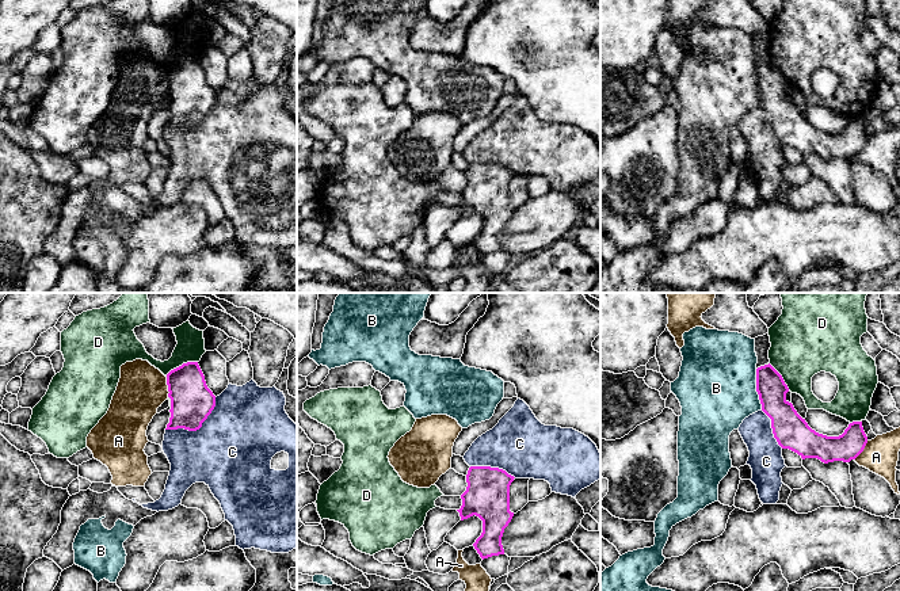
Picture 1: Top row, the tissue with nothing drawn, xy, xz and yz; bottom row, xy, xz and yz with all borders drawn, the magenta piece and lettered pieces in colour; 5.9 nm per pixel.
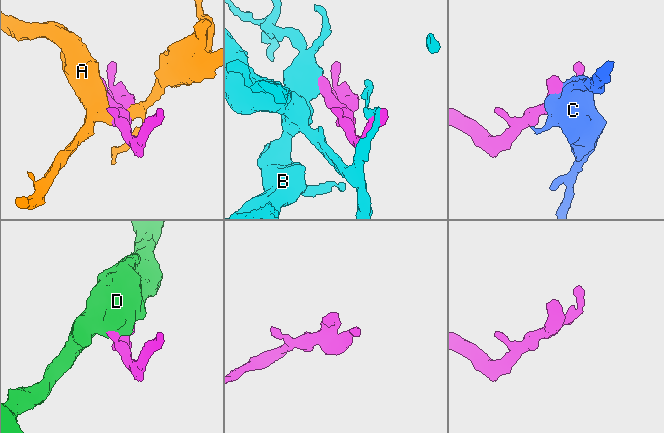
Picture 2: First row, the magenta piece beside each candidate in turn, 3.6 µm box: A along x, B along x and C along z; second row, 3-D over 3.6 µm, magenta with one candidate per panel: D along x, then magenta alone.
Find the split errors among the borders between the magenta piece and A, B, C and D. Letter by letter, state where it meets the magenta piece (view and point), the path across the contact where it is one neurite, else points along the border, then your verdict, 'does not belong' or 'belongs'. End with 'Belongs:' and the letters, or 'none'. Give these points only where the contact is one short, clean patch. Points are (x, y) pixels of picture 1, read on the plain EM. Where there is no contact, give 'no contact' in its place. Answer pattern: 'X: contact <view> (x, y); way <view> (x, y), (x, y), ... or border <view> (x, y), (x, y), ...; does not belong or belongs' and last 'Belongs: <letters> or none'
A: contact xy (168, 83); does not belong
B: contact yz (757, 86); does not belong
C: contact xy (197, 125); does not belong
D: contact xy (182, 61); does not belong
Belongs: none

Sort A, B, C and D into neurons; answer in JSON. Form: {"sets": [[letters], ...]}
{"sets": [["A"], ["B"], ["C"], ["D"]]}

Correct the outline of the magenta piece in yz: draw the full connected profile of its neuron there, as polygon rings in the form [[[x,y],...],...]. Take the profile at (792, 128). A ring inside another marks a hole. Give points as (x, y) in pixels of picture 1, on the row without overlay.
[[[770,60],[756,65],[756,88],[762,107],[771,115],[774,134],[782,145],[797,149],[802,156],[817,155],[824,160],[850,159],[863,148],[867,133],[862,118],[850,119],[839,133],[816,129],[786,96],[789,84]]]

